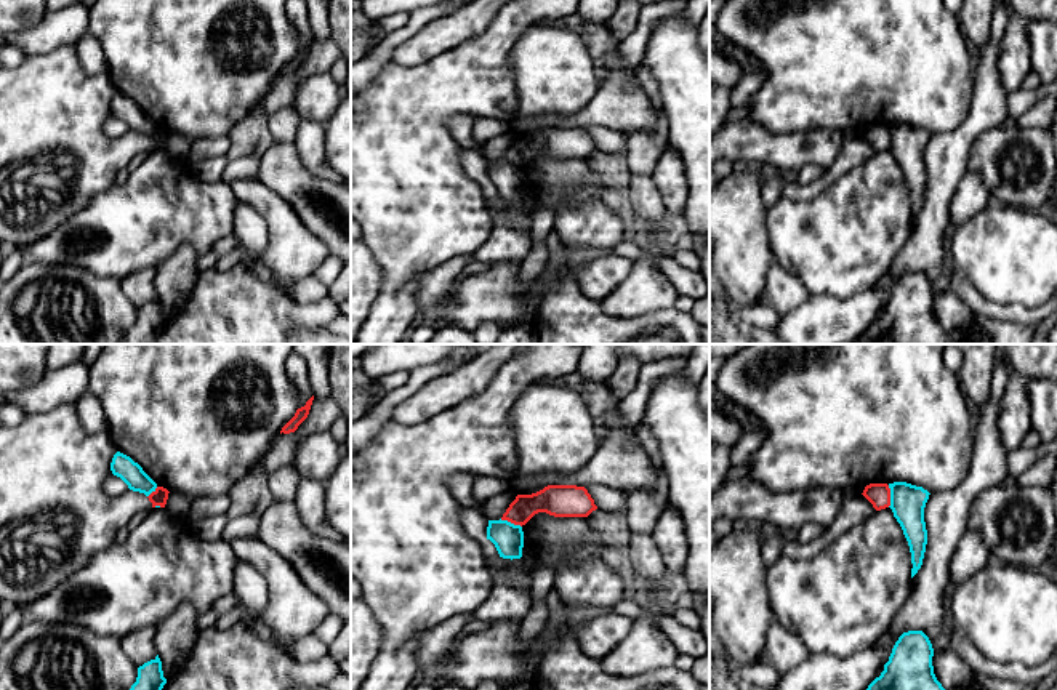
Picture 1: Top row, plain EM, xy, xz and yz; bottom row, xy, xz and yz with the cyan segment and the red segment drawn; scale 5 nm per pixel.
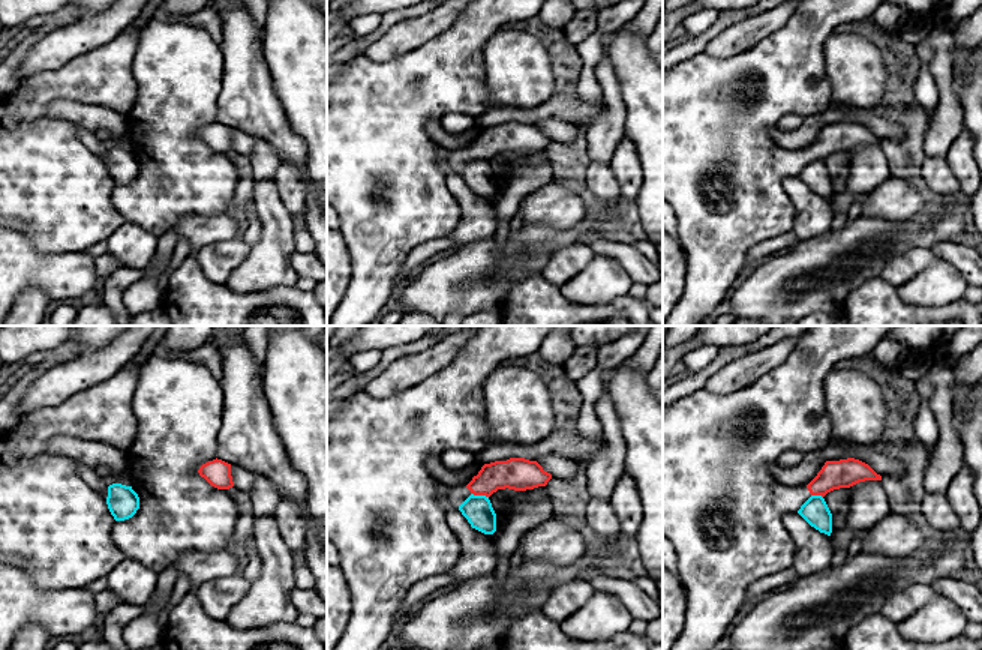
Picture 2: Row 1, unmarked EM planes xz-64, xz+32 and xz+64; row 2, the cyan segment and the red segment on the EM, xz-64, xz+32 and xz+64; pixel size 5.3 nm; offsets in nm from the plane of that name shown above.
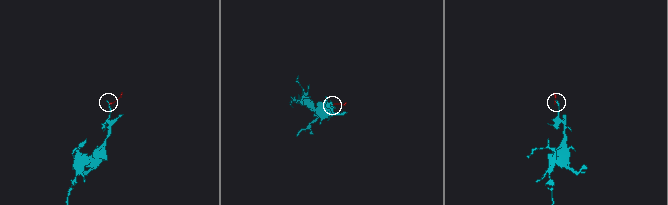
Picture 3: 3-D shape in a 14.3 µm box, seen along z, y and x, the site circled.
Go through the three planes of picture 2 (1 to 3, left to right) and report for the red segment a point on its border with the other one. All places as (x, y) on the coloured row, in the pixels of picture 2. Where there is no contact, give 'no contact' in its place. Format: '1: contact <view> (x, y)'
1: no contact
2: contact xz+32 (480, 496)
3: contact xz+64 (817, 496)

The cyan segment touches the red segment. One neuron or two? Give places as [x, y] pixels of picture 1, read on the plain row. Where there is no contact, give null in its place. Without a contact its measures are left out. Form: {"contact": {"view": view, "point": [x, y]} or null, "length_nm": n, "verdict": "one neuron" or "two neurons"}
{"contact": {"view": "yz", "point": [891, 138]}, "length_nm": 110, "verdict": "two neurons"}

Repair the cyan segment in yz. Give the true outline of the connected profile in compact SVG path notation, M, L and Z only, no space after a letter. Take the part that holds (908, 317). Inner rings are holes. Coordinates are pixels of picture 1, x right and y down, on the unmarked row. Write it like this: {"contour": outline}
{"contour": "M922 272L903 274L895 283L881 317L855 343L878 344L882 339L894 339L897 344L969 344L966 338L951 336L942 328L934 315L932 298L932 285Z"}

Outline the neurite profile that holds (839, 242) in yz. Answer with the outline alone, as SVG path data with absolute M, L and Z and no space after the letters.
M890 149L876 152L809 200L780 197L766 211L774 263L796 275L810 295L849 298L874 287L911 235L911 194Z

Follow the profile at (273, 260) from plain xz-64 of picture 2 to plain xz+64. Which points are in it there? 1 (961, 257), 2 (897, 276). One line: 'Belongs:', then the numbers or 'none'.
Belongs: none

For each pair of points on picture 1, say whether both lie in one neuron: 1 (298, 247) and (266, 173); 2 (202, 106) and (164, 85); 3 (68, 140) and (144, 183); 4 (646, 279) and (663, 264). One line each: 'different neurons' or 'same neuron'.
1: different neurons
2: same neuron
3: different neurons
4: different neurons

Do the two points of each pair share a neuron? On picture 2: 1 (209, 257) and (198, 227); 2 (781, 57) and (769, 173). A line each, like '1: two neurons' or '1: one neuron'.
1: two neurons
2: one neuron

